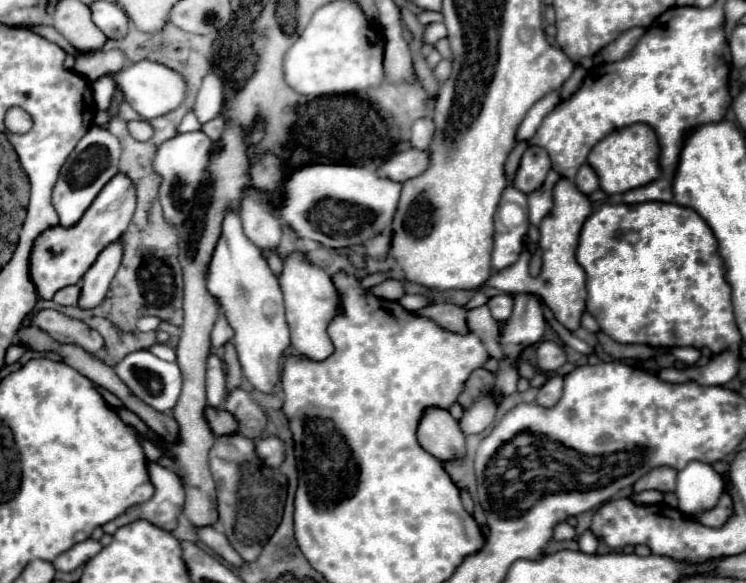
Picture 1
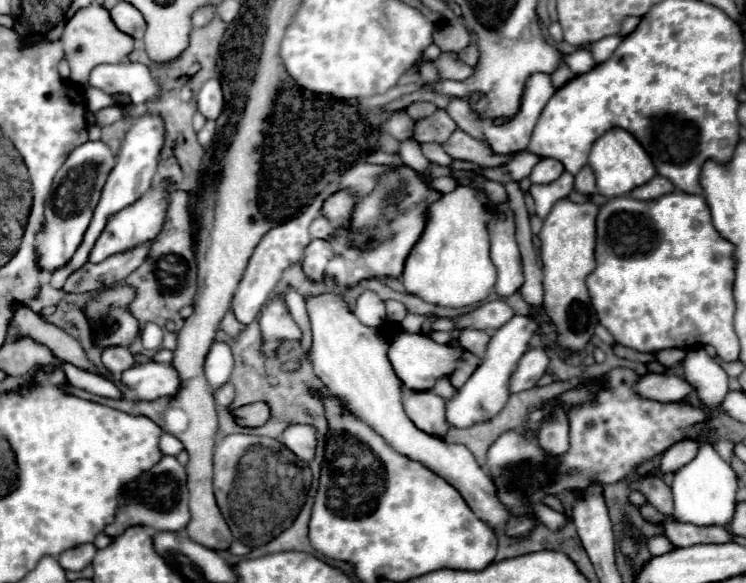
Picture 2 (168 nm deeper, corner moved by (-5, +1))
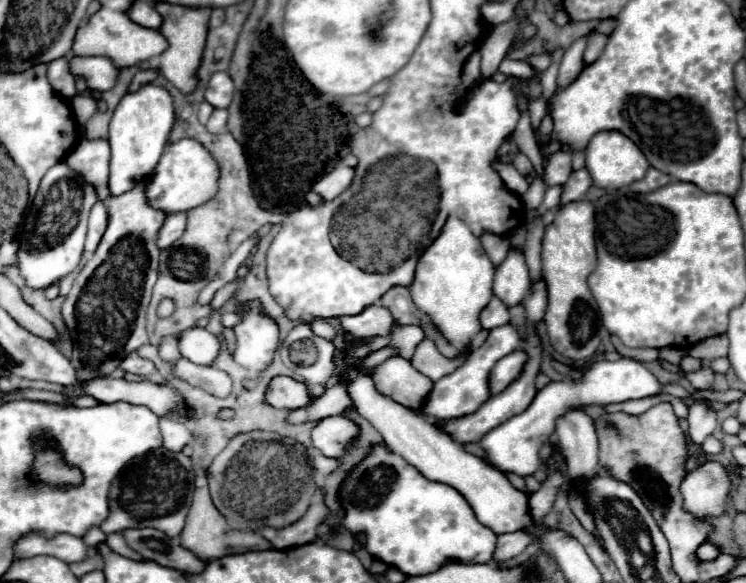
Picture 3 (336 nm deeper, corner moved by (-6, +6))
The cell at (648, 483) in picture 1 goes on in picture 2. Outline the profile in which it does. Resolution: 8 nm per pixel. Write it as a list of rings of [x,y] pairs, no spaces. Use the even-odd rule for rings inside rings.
[[[686,439],[686,441],[676,443],[662,457],[662,473],[678,471],[680,467],[684,467],[686,463],[690,463],[696,457],[698,449],[700,449],[700,441],[696,441],[696,439]]]

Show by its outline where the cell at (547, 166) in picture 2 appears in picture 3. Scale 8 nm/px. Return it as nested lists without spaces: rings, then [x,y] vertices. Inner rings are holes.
[[[559,150],[553,156],[547,158],[545,164],[545,184],[547,186],[557,186],[557,184],[565,184],[567,178],[571,174],[571,152],[567,150]]]

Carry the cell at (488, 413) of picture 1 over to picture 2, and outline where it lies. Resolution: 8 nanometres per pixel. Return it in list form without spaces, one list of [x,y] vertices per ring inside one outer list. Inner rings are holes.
[[[514,315],[506,325],[502,325],[502,329],[496,329],[492,333],[492,339],[486,347],[486,355],[484,355],[482,363],[476,367],[476,371],[470,375],[470,379],[460,389],[456,389],[456,393],[446,401],[446,421],[452,427],[470,427],[474,423],[488,421],[496,413],[500,413],[500,409],[506,405],[506,401],[510,397],[510,391],[508,391],[510,377],[512,377],[520,357],[526,353],[528,341],[536,329],[538,329],[538,325],[532,317]]]

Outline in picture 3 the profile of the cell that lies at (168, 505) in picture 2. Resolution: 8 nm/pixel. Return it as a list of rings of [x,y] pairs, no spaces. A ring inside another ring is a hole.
[[[157,448],[131,460],[113,482],[109,492],[109,516],[101,524],[105,534],[121,532],[127,528],[157,528],[167,532],[169,538],[181,534],[185,516],[191,506],[195,484],[191,460],[181,452],[167,452],[167,448]]]

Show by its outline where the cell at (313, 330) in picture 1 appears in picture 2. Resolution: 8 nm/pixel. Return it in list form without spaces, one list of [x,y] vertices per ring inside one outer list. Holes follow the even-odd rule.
[[[322,295],[306,301],[310,323],[312,323],[312,351],[308,353],[314,373],[332,391],[334,397],[342,399],[346,409],[356,415],[362,423],[372,427],[384,441],[400,455],[418,461],[420,465],[434,471],[438,477],[448,481],[476,513],[480,521],[492,529],[502,529],[510,511],[496,495],[496,485],[488,473],[476,463],[474,455],[458,443],[448,443],[442,437],[420,431],[402,409],[402,393],[398,393],[400,379],[388,359],[388,341],[380,329],[362,325],[354,313],[348,311],[346,303],[338,295]]]

